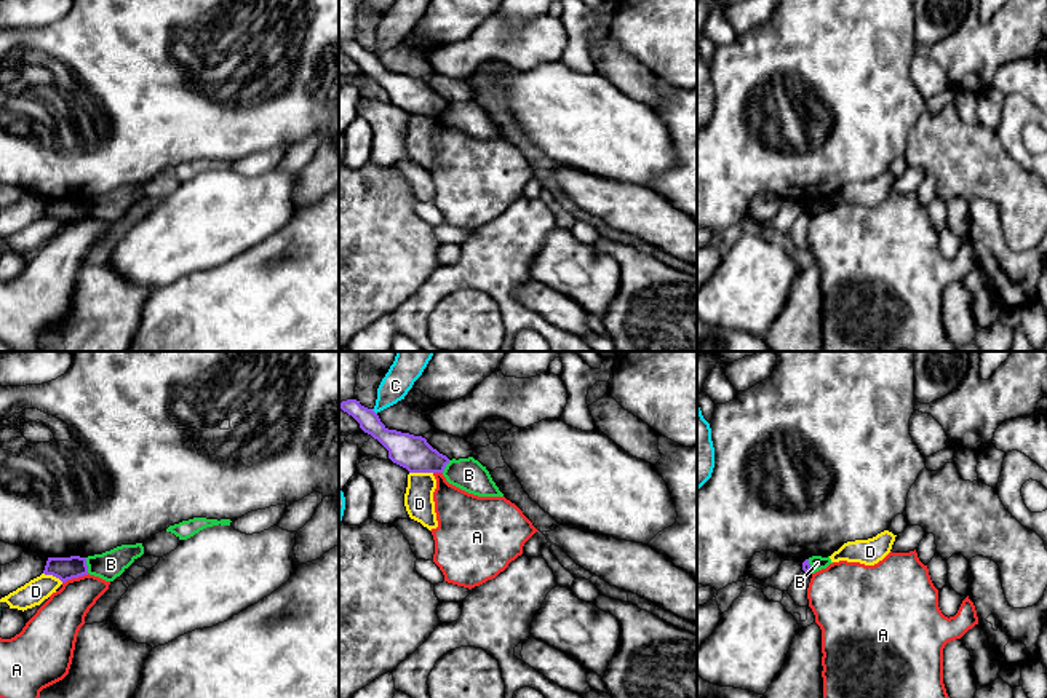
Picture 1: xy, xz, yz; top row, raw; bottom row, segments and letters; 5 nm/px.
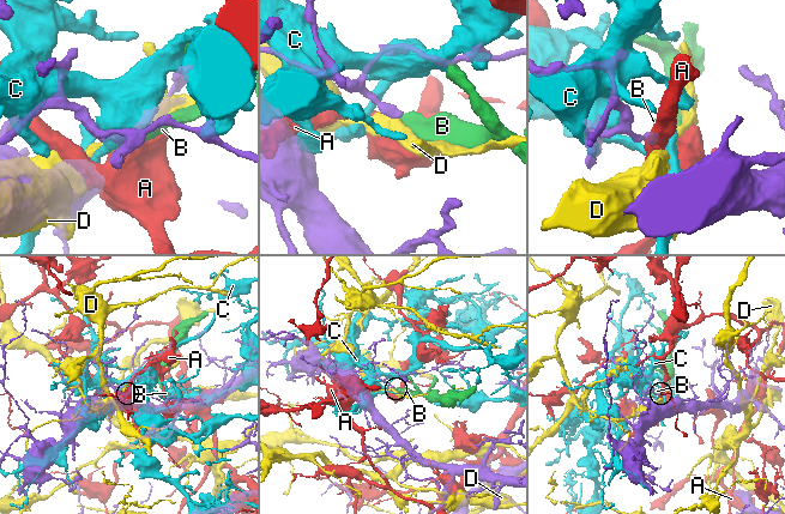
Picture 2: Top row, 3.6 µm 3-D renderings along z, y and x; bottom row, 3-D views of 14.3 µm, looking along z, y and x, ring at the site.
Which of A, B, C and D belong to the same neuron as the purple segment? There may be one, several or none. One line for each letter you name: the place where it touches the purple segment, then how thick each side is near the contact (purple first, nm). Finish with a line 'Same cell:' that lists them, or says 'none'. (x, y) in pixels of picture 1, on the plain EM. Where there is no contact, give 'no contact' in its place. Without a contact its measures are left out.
Same cell: none

